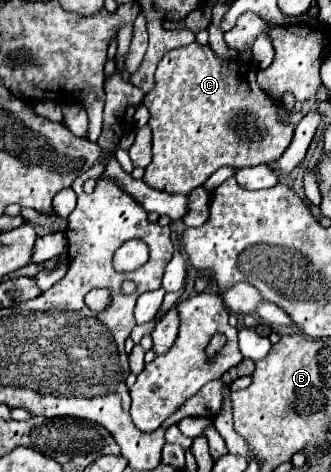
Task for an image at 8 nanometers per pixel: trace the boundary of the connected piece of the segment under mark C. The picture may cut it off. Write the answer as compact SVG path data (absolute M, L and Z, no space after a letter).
M197 42L175 48L163 56L155 72L155 88L145 94L143 104L151 112L149 126L153 130L153 162L145 168L143 182L167 194L189 194L201 186L221 166L257 166L271 164L287 150L293 138L293 126L277 120L279 102L269 98L255 80L255 66L249 62L223 64L209 46Z

